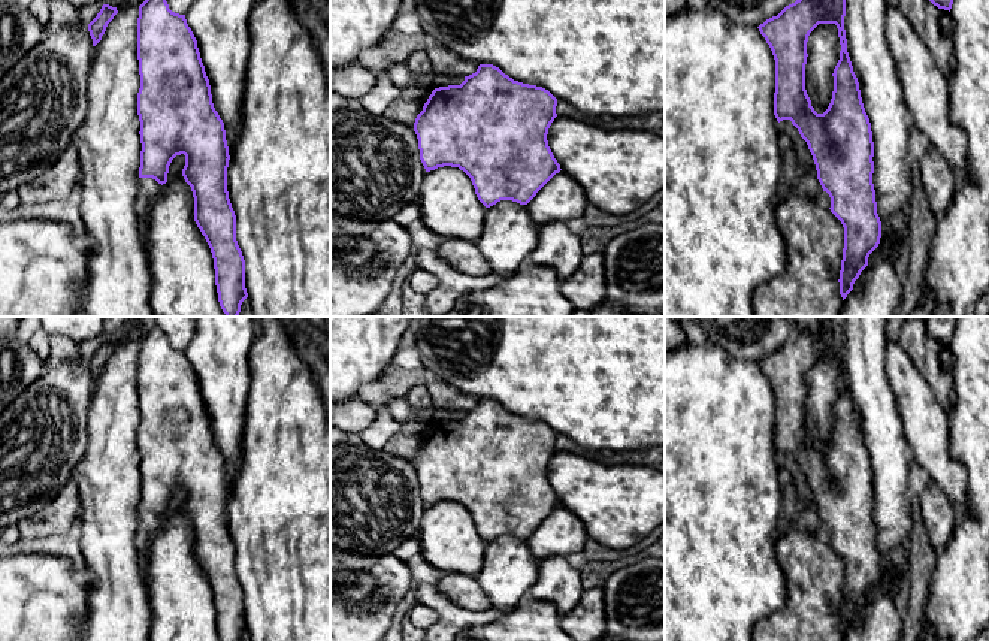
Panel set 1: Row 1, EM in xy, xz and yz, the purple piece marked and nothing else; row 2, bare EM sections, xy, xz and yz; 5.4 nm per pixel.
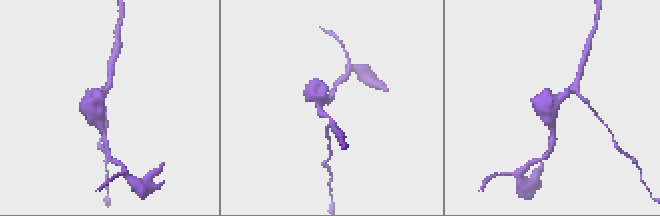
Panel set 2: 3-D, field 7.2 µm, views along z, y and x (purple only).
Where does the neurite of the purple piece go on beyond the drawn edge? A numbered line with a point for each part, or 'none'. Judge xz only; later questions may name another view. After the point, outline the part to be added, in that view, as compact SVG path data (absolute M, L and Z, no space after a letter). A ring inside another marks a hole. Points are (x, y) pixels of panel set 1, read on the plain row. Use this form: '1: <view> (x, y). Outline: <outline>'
none

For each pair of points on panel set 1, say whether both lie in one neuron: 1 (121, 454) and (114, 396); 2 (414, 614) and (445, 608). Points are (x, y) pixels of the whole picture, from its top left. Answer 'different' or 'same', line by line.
1: same
2: different

